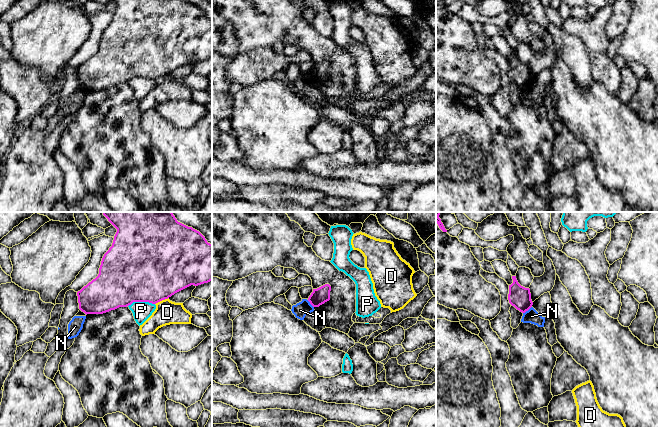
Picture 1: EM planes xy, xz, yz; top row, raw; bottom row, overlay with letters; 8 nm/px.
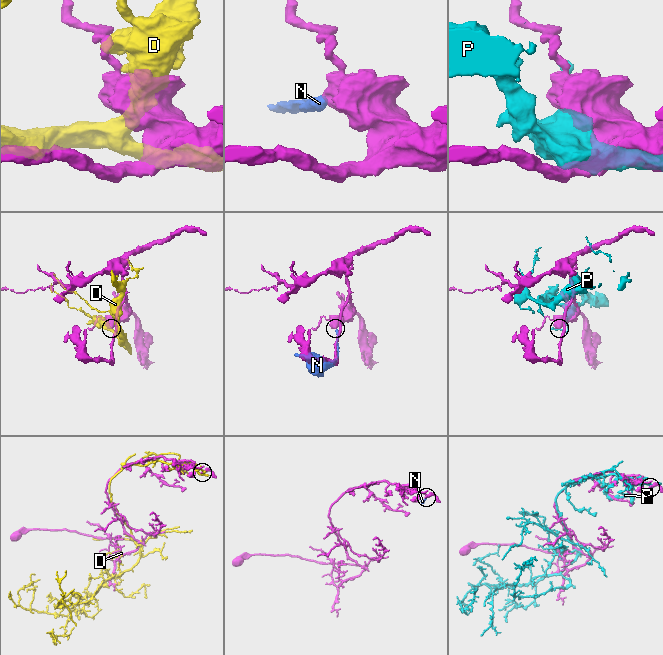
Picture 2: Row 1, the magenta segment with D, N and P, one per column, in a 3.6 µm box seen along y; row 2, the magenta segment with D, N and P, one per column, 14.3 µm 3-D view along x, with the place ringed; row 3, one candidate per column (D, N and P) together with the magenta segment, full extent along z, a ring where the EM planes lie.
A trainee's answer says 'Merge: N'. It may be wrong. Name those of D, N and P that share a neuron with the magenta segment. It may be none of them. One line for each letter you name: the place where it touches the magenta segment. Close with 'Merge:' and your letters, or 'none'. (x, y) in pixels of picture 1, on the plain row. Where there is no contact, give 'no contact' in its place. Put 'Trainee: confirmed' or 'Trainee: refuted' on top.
Trainee: refuted
Merge: none

